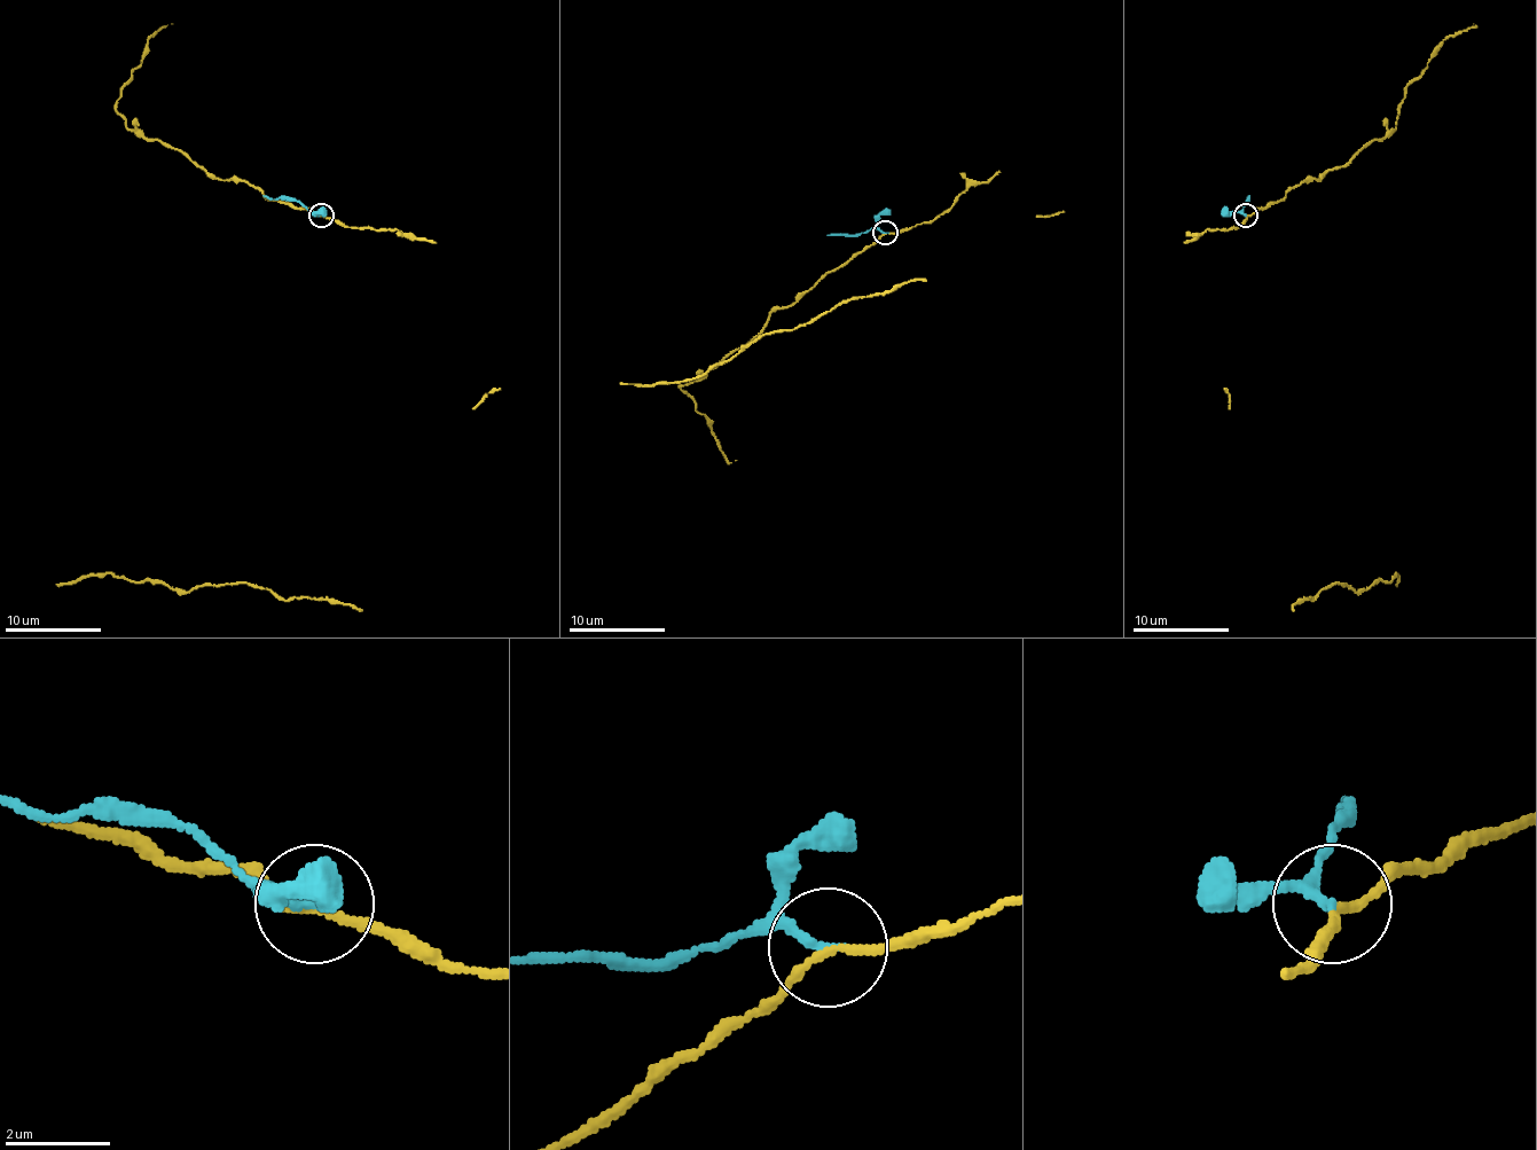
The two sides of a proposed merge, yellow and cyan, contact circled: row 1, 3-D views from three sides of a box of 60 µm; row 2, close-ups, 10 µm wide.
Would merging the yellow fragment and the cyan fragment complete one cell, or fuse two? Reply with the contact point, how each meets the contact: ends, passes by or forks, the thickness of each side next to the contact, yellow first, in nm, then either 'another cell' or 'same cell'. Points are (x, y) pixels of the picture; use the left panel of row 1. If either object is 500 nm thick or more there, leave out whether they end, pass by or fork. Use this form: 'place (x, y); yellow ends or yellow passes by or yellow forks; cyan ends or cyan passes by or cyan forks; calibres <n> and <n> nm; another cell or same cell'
place (321, 214); yellow passes by; cyan ends; calibres 150 and 170 nm; another cell

